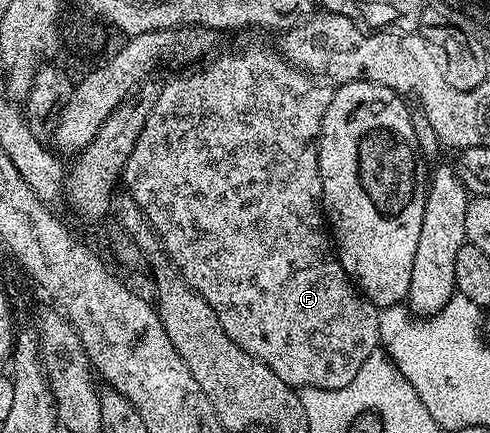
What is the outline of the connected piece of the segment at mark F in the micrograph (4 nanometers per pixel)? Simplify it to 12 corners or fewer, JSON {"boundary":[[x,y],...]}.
{"boundary":[[249,44],[171,81],[123,184],[226,334],[339,390],[334,89]]}

